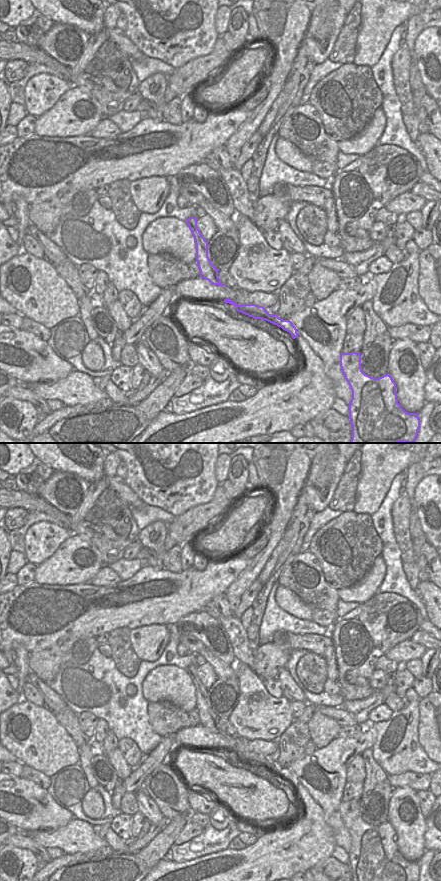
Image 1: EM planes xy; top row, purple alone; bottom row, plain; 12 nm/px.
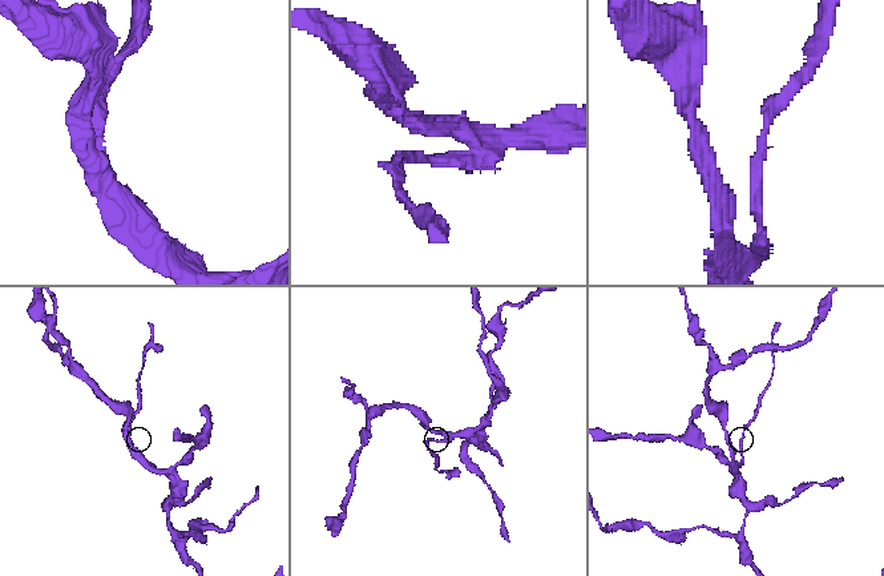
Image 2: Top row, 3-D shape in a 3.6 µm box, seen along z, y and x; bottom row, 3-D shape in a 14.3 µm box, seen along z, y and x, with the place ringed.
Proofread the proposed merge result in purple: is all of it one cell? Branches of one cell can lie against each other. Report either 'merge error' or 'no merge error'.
merge error

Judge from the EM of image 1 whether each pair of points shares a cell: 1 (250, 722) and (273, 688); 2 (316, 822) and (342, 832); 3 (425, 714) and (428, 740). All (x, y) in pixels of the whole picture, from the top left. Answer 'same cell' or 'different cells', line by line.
1: different cells
2: different cells
3: same cell

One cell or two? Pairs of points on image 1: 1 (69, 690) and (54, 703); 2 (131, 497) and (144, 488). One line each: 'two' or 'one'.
1: two
2: two

